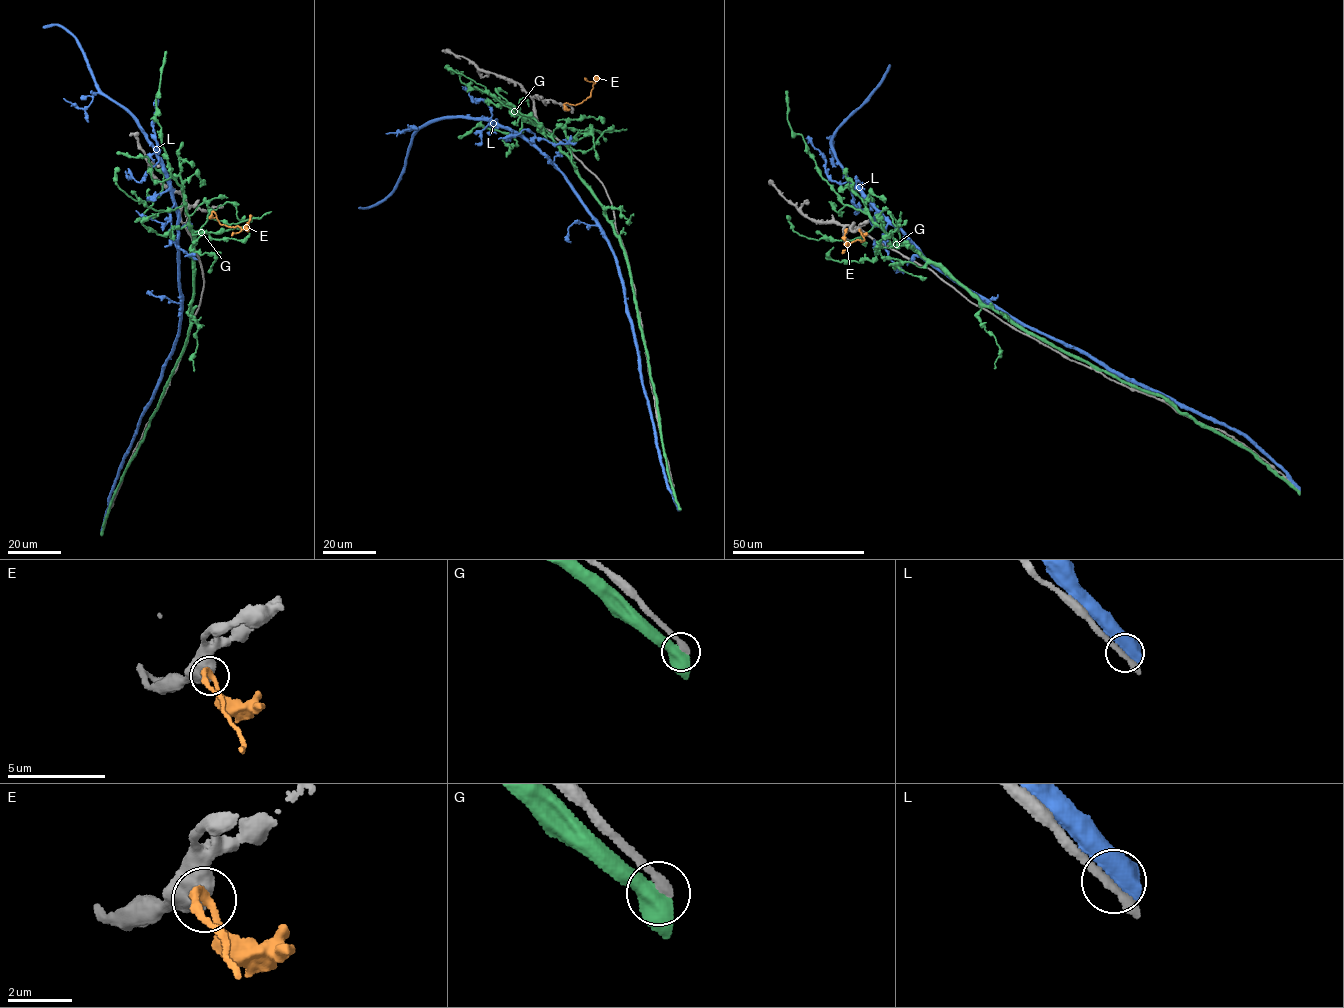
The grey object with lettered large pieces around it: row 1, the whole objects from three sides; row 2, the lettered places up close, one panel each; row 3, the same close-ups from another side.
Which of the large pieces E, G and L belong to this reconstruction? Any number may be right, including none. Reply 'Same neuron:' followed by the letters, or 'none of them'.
Same neuron: none of them

